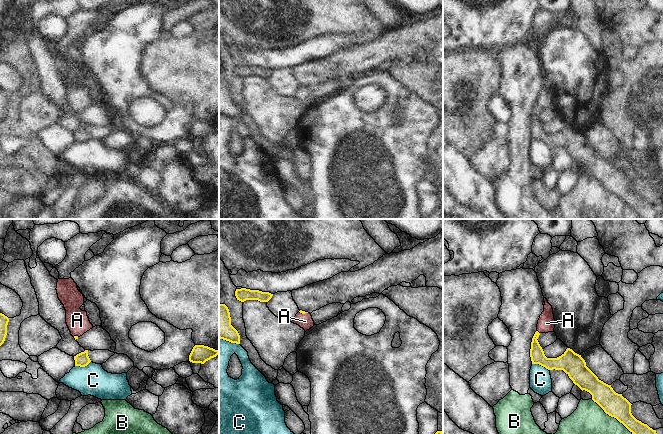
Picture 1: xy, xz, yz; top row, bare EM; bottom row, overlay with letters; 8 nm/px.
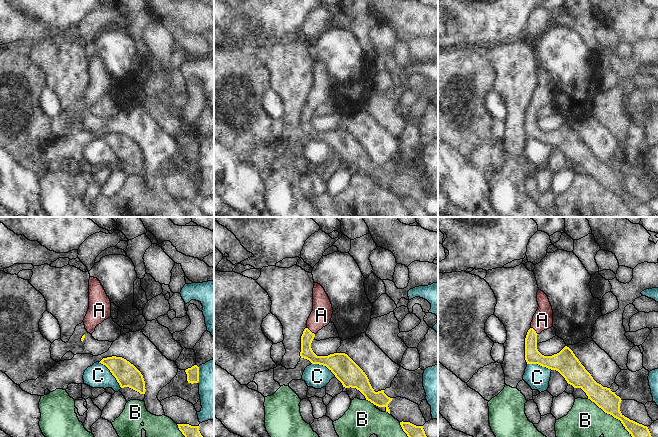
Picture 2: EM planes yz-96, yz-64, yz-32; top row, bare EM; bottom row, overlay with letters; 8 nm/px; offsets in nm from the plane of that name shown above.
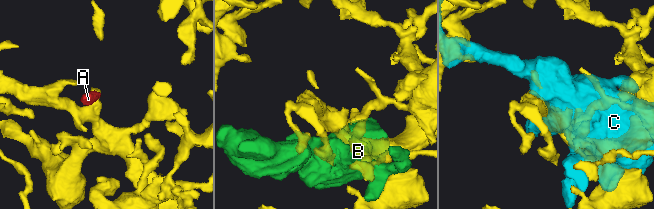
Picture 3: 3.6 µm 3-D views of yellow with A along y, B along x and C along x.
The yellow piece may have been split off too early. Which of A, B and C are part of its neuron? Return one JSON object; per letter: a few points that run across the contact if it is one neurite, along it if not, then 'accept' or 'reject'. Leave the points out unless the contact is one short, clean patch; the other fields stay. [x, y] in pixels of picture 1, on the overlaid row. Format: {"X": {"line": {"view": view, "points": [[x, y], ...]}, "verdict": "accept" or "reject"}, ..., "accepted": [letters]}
{"A": {"line": {"view": "yz", "points": [[537, 355], [535, 336], [538, 332], [546, 323]]}, "verdict": "accept"}, "B": {"verdict": "reject"}, "C": {"verdict": "reject"}, "accepted": ["A"]}

